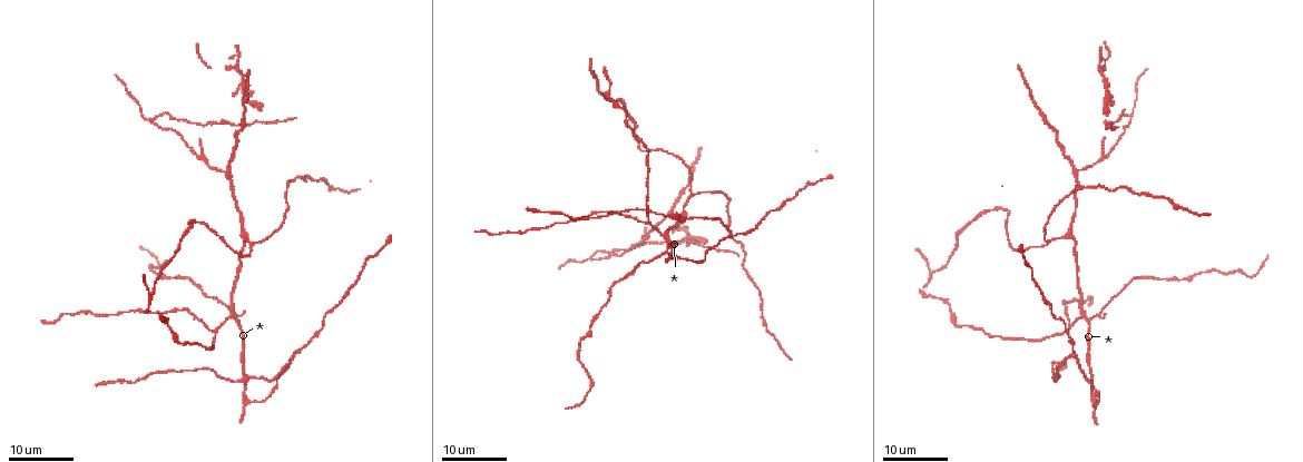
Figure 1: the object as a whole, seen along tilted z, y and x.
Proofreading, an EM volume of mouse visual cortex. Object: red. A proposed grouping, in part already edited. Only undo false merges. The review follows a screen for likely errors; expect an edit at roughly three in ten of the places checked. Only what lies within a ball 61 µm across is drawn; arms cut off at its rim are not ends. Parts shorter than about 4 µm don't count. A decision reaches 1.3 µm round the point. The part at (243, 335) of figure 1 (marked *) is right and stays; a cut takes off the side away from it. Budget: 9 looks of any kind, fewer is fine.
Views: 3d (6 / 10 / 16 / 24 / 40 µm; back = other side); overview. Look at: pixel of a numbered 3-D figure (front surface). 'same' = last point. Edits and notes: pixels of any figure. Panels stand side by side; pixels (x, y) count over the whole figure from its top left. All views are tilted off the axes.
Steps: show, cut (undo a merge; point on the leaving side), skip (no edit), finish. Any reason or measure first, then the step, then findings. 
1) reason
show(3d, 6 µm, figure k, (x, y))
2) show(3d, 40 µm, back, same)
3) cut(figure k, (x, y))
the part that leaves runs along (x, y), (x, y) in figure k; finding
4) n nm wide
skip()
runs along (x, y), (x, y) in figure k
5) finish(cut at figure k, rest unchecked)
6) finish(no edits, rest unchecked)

sudden change in width
show(3d, 16 µm, figure 1, (584, 337))

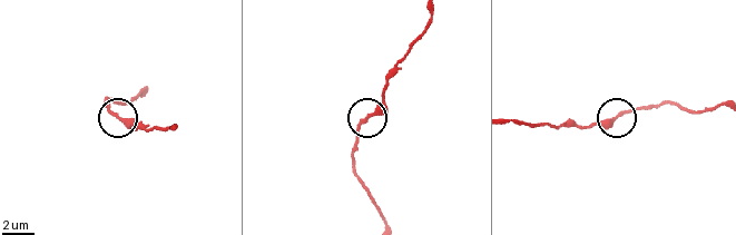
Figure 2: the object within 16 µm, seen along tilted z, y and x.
show(3d, 6 µm, figure 2, (117, 116))

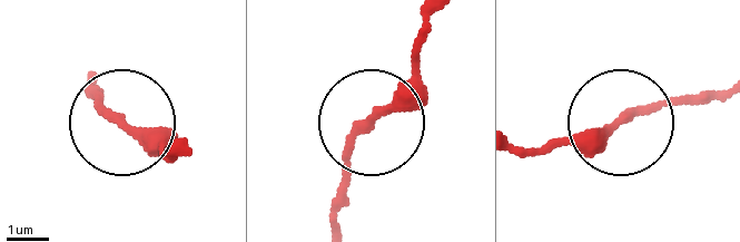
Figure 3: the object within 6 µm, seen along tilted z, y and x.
230 nm wide
skip()
runs along (519, 149), (584, 147), (640, 115), (727, 96) in figure 3; continuous, no second neuron

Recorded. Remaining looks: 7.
a fork
show(3d, 24 µm, figure 1, (148, 119))

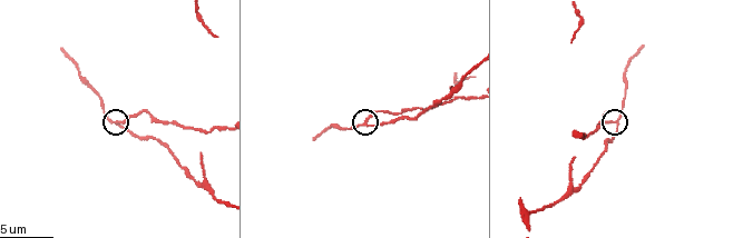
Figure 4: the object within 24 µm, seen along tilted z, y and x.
show(3d, 6 µm, figure 4, (115, 122))

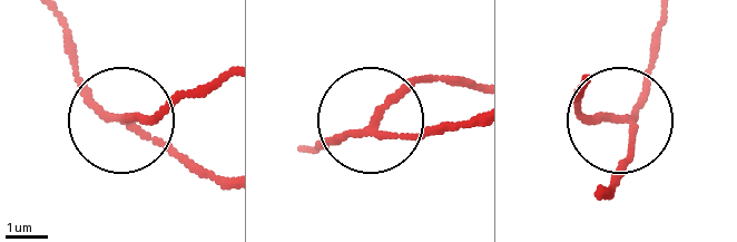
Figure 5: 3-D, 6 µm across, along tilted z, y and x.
show(3d, 6 µm, back, figure 5, (122, 120))

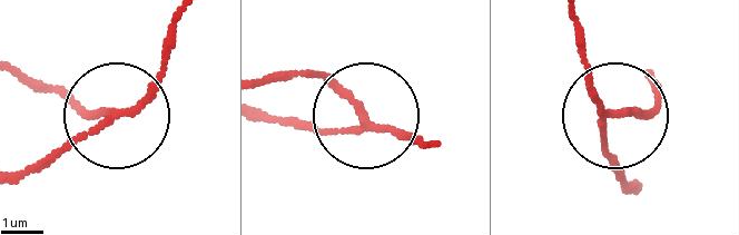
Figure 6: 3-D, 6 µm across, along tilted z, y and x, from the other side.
140 nm wide
cut(figure 6, (82, 117))
the part that leaves runs along (116, 115), (89, 115), (16, 78) in figure 6; two neurons meet here

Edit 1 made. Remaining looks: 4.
arms part here
show(3d, 16 µm, figure 1, (230, 318))

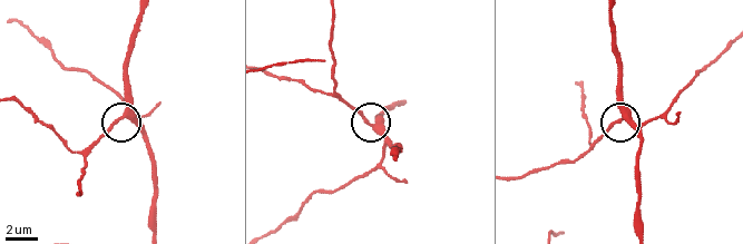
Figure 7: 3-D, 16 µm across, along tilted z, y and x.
show(3d, 6 µm, figure 7, (369, 127))

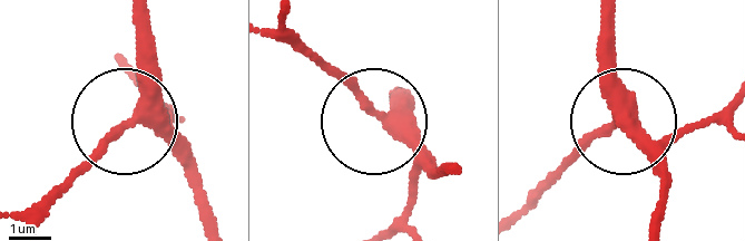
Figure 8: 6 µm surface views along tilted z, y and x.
from behind
show(3d, 6 µm, back, figure 8, (381, 117))

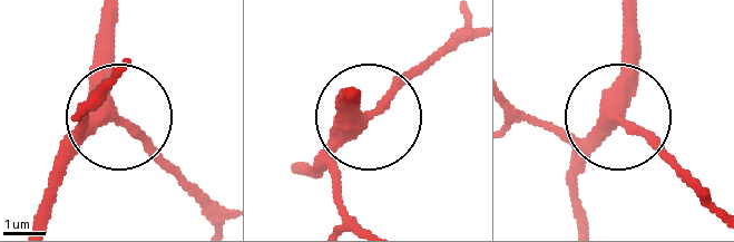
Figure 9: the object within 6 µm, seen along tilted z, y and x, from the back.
skip()
runs along (37, 219), (58, 165), (114, 124), (201, 205) in figure 9; all the same neuron

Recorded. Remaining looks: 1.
finish(cut at figure 6, rest unchecked)

